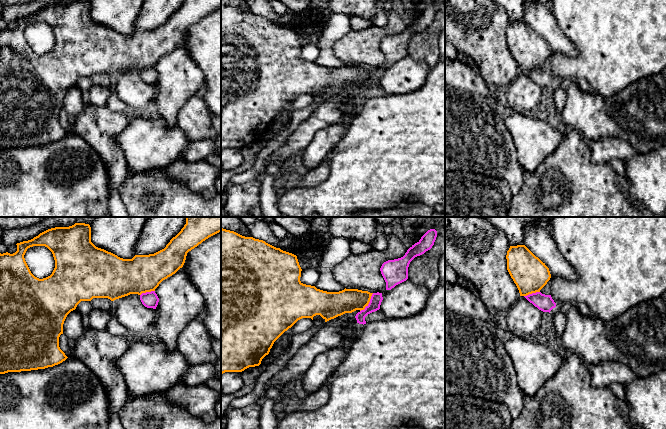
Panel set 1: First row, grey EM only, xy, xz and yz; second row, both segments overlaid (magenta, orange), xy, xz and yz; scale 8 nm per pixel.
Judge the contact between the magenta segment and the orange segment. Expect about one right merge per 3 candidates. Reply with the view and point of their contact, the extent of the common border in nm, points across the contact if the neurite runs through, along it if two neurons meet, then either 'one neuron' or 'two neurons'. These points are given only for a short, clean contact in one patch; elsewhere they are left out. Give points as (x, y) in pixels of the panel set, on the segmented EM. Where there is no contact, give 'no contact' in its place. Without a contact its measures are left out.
contact xz (369, 303); length 190 nm; border xz (373, 293), (369, 303), (360, 311); two neurons

